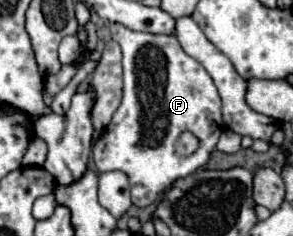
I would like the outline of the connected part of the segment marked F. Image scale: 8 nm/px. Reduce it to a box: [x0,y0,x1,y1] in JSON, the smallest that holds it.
[93,23,223,207]

